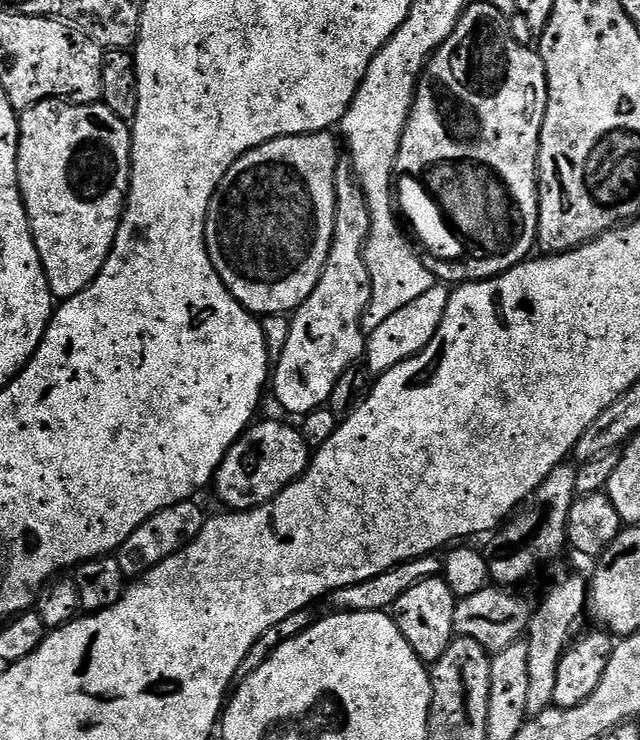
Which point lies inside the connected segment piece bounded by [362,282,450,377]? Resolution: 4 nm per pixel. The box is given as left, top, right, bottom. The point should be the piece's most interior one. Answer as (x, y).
(407, 332)

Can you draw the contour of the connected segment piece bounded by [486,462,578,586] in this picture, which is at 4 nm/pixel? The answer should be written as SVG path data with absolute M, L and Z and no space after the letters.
M572 462L560 464L542 483L532 491L523 510L517 511L491 537L492 545L486 548L488 575L496 586L516 586L528 580L543 564L556 560L568 544L568 519L576 494L577 465Z

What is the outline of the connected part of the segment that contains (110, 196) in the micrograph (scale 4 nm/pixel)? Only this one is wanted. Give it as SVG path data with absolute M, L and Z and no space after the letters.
M59 98L43 100L34 106L23 109L19 113L18 119L20 121L20 141L18 142L16 169L20 183L20 197L24 199L24 209L28 215L32 237L48 279L48 289L52 291L52 295L57 301L63 302L74 294L86 290L86 286L90 286L90 282L94 282L94 278L100 276L102 266L107 262L108 255L112 252L116 235L120 229L120 219L124 216L124 206L128 199L128 181L132 178L132 134L129 125L117 118L103 102L73 104Z

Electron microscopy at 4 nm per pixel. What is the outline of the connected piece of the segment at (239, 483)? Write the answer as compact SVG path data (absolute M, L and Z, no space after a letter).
M262 420L253 423L240 435L218 466L214 489L225 509L247 512L249 508L262 506L308 469L310 449L299 427L292 425L291 428L280 420Z

